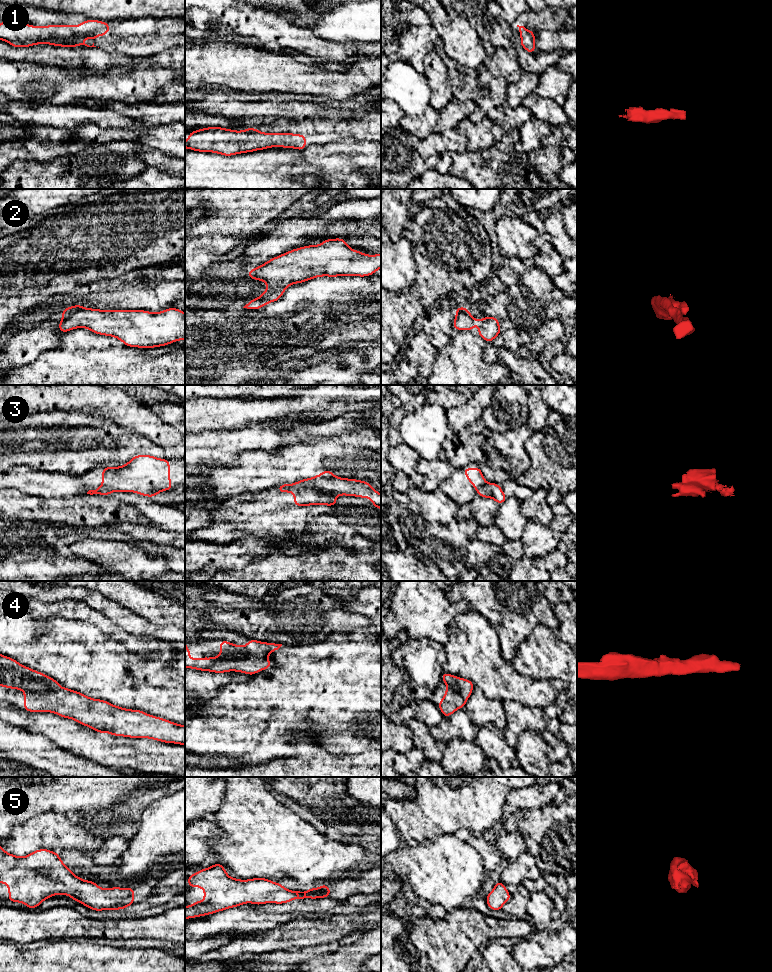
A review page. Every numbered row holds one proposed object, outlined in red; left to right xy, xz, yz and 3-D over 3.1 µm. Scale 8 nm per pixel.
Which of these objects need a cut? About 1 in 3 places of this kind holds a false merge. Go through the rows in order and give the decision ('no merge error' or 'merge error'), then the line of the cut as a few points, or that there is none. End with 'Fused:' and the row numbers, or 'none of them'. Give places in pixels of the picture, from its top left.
1: no merge error; cut none
2: no merge error; cut none
3: merge error; cut xz (299, 481), (331, 492), (336, 496)
4: no merge error; cut none
5: no merge error; cut none
Fused: 3

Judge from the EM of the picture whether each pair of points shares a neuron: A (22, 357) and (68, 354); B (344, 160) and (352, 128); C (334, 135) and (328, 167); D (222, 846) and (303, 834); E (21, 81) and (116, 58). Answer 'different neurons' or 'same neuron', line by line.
A: different neurons
B: different neurons
C: different neurons
D: same neuron
E: different neurons

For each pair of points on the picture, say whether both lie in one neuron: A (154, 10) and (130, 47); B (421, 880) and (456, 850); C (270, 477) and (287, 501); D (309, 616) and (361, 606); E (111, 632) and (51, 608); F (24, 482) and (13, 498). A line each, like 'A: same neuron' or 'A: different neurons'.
A: different neurons
B: same neuron
C: different neurons
D: different neurons
E: same neuron
F: different neurons

